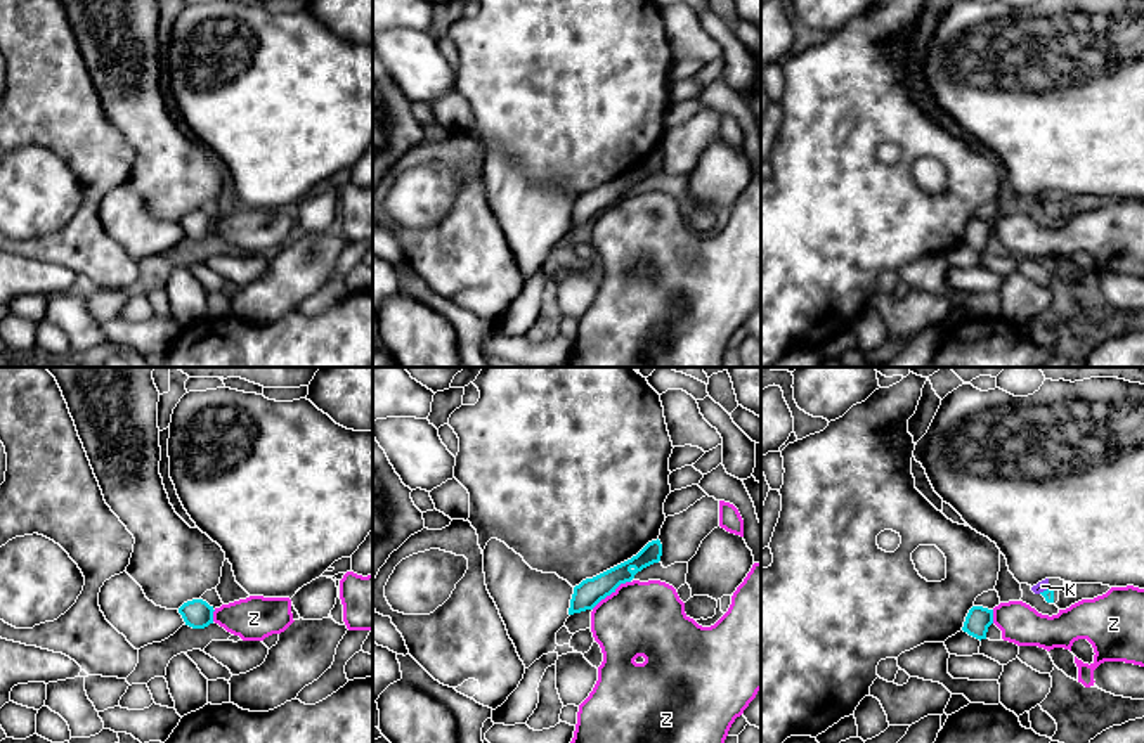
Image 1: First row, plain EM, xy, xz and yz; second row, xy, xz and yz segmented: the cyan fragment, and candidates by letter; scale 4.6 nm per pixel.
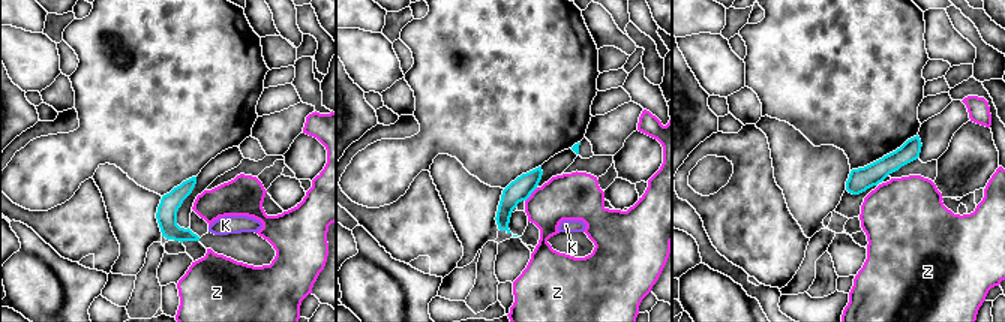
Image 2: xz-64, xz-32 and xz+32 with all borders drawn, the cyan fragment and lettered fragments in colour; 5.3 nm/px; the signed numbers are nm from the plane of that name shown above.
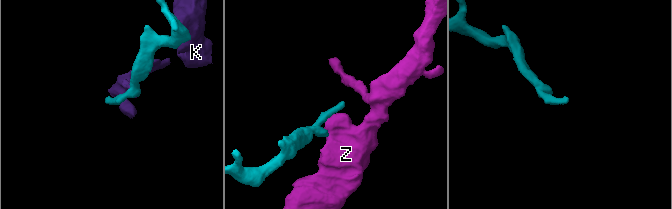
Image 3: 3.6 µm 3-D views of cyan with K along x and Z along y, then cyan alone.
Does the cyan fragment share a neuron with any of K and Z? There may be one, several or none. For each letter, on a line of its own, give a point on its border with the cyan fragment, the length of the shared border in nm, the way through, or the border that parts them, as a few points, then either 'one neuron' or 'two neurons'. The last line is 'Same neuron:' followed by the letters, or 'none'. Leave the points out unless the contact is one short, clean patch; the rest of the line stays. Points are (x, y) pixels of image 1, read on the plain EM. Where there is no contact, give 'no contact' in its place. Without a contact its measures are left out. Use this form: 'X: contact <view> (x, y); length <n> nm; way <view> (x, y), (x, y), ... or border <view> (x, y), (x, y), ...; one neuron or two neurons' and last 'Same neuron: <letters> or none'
K: contact yz (1044, 203); length 60 nm; border yz (1049, 200), (1039, 205); two neurons
Z: contact xz (610, 205); length 220 nm; border xz (630, 193), (617, 198), (591, 220); two neurons
Same neuron: none

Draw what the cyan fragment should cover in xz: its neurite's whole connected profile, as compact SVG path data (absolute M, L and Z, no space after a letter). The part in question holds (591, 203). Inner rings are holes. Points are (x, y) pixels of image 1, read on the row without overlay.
M660 152L648 154L631 171L593 189L574 199L569 227L593 222L601 211L615 204L621 196L631 194L638 184L659 175L662 168Z

